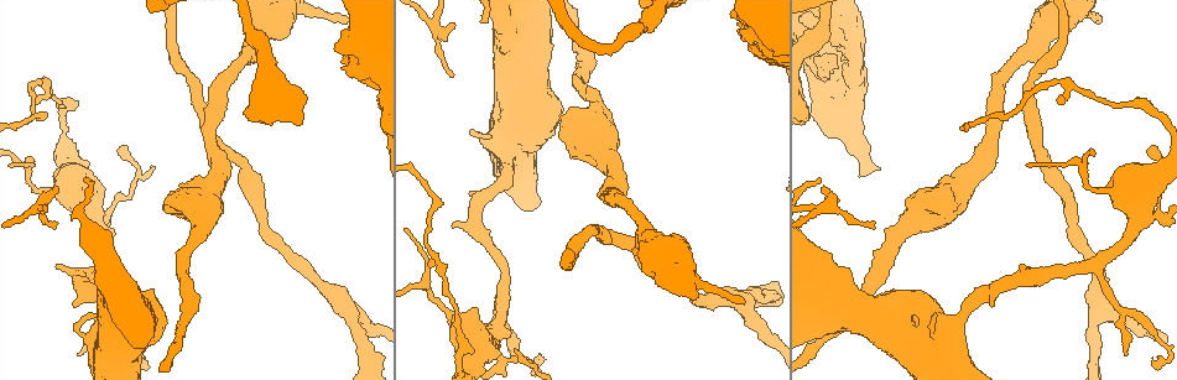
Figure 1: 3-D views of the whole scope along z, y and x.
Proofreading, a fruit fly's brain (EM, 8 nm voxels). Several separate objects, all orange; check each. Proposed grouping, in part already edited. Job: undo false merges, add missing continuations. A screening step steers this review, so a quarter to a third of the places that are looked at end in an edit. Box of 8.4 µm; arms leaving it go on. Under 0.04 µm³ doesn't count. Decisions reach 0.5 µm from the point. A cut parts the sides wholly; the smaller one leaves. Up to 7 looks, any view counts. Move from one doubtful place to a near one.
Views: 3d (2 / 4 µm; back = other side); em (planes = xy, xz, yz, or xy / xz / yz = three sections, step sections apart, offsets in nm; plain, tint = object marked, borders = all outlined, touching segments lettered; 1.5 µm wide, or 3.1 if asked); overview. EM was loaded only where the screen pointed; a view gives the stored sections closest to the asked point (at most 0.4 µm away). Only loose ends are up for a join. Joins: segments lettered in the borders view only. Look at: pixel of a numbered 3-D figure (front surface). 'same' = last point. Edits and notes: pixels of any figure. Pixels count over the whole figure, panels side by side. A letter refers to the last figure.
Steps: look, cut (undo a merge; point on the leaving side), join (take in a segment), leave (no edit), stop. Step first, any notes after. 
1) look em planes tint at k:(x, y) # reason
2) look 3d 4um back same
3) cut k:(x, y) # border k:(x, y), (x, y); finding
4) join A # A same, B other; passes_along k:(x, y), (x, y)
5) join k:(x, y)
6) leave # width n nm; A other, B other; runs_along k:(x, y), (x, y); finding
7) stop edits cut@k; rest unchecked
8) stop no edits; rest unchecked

look em planes borders at 1:(634, 252) # an open end

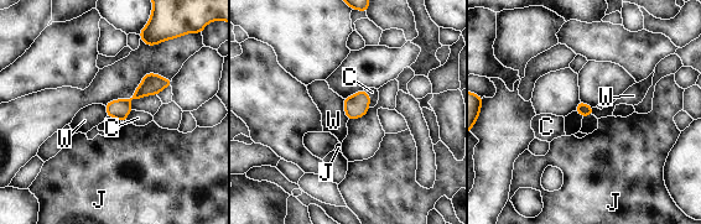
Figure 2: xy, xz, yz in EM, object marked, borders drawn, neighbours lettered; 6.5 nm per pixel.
leave # C other, J other, W other; none of them fits

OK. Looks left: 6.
look em planes borders at 1:(1151, 364) # thin end

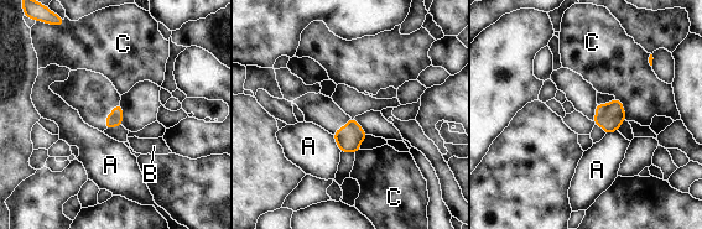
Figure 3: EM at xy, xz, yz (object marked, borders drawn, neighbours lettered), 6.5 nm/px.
leave # longest_contact C 170 nm; A other, B other, C other; border 3:(332, 135), (341, 151); no lettered segment goes on from it

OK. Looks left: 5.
look 3d 4um at 1:(118, 149) # an open end

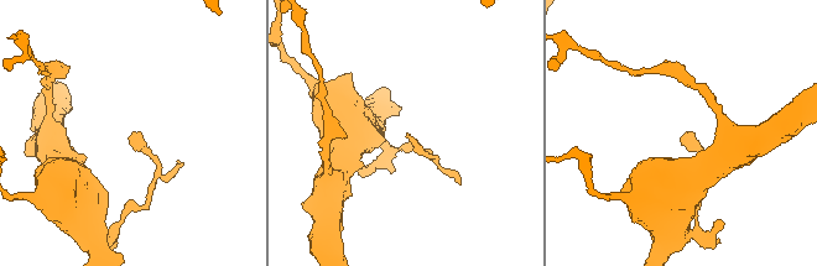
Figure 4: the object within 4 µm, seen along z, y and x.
look em yz step 8 borders at 4:(130, 140) # shape alone is not enough

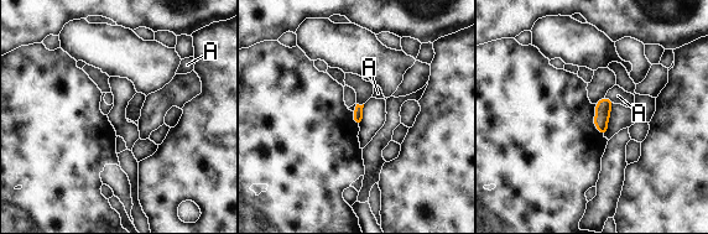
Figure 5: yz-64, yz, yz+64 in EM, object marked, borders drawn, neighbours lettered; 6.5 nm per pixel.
leave # A other; border 5:(605, 95), (613, 102); none of them fits

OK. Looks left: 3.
stop no edits; rest unchecked

